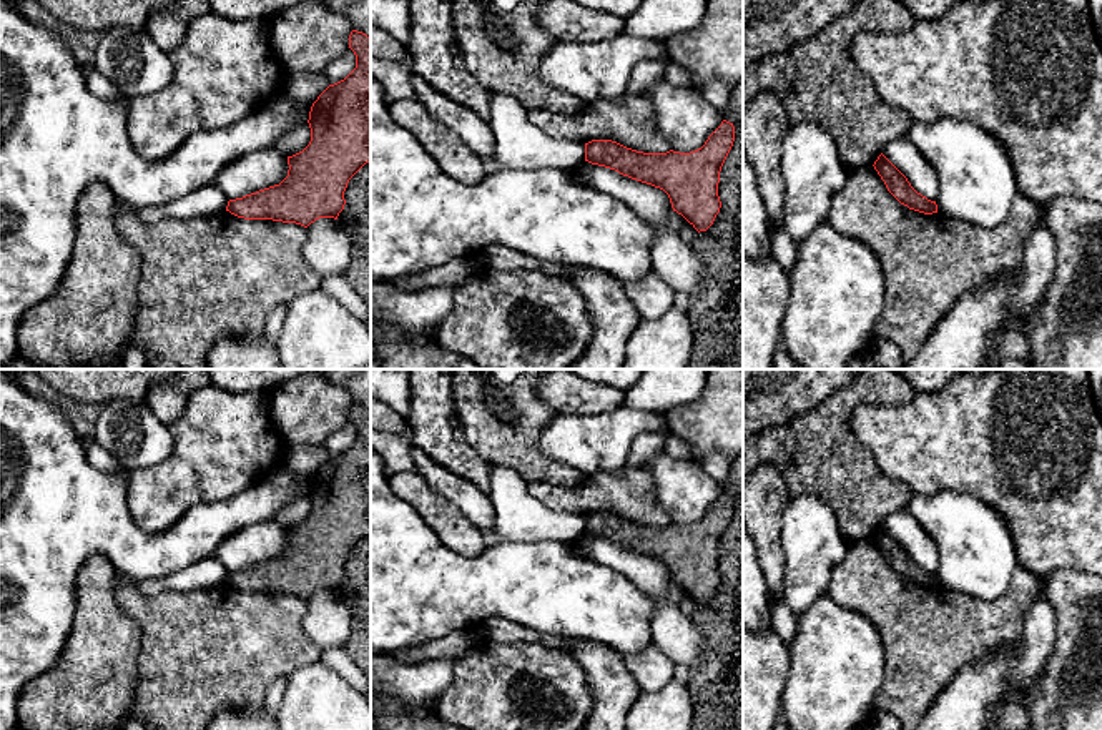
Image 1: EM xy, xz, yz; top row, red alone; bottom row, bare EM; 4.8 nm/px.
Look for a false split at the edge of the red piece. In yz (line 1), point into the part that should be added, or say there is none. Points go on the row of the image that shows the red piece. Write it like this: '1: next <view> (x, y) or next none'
1: next none

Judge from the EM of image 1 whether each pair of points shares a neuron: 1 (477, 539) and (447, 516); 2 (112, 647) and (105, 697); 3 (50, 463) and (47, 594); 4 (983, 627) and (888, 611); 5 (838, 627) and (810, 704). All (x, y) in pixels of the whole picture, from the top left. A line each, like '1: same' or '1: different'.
1: same
2: same
3: same
4: same
5: same

